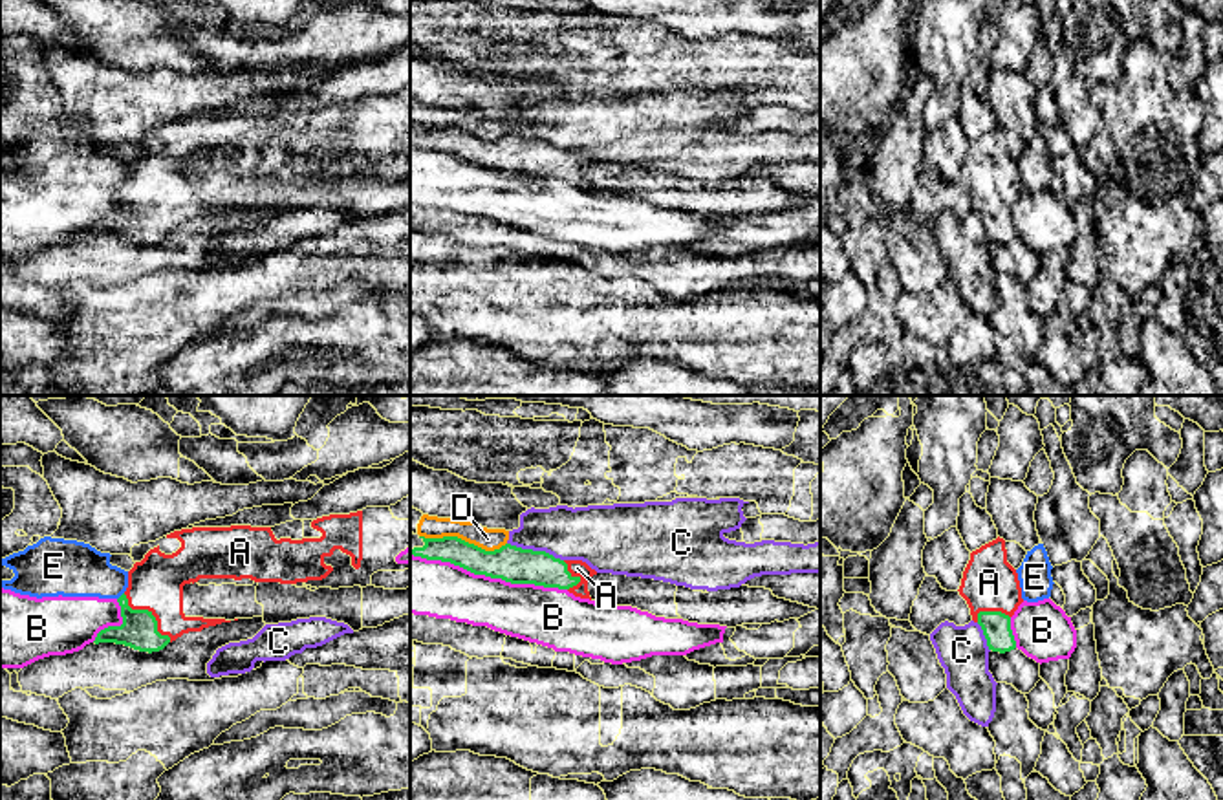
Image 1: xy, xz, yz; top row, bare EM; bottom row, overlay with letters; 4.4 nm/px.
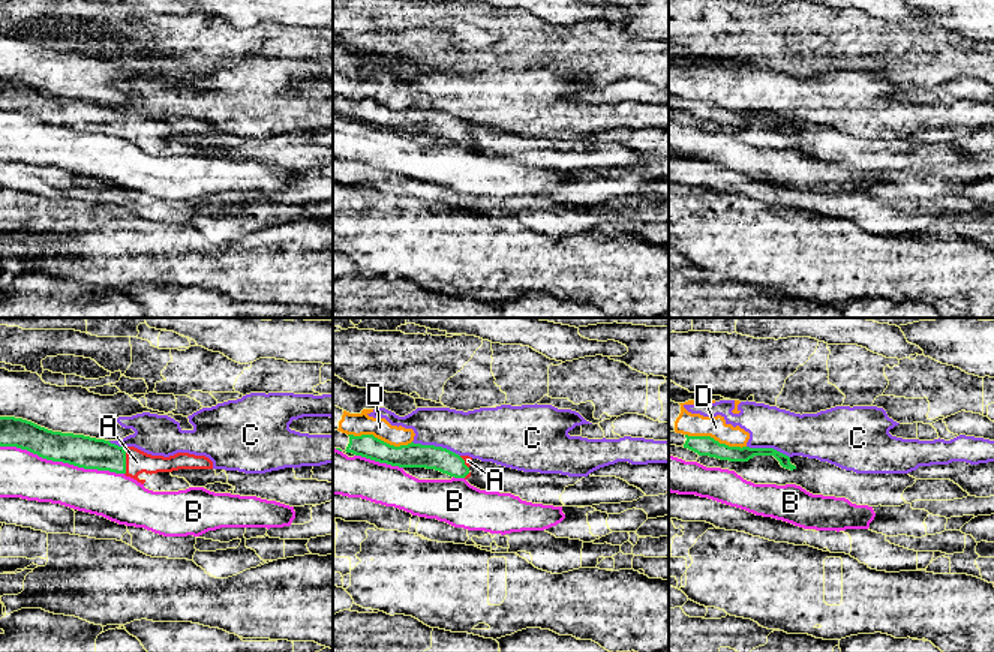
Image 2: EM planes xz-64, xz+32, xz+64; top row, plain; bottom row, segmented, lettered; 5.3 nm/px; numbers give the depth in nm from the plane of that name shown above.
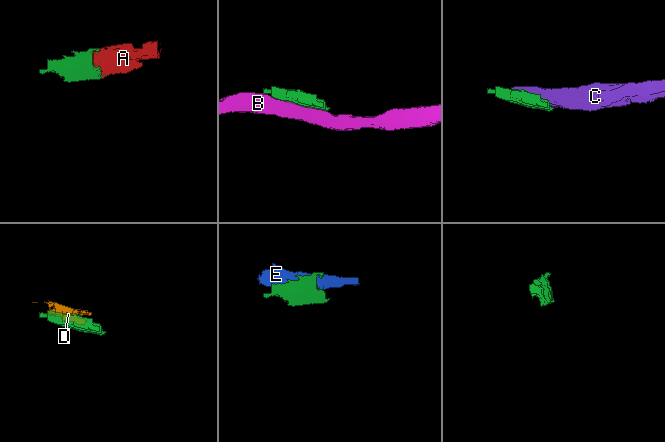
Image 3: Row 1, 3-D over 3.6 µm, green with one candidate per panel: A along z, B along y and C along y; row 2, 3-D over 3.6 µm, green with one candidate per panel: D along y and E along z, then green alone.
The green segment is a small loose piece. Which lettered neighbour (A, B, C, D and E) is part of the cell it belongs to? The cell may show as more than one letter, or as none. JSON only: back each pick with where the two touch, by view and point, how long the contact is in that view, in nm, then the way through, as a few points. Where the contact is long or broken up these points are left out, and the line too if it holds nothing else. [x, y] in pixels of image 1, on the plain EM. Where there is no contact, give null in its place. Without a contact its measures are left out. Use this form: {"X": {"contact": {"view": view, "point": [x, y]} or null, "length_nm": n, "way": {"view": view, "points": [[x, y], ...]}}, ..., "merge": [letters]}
{"A": {"contact": {"view": "xy", "point": [151, 204]}, "length_nm": 300}, "merge": ["A"]}

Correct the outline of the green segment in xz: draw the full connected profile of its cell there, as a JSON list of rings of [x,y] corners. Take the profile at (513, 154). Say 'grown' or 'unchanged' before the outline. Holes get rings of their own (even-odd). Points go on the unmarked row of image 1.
grown | [[[410,123],[410,143],[427,150],[460,156],[474,165],[502,168],[511,174],[535,174],[568,179],[590,189],[588,170],[597,165],[582,150],[560,150],[546,141],[522,139],[511,134],[485,141],[458,126],[425,128]]]

